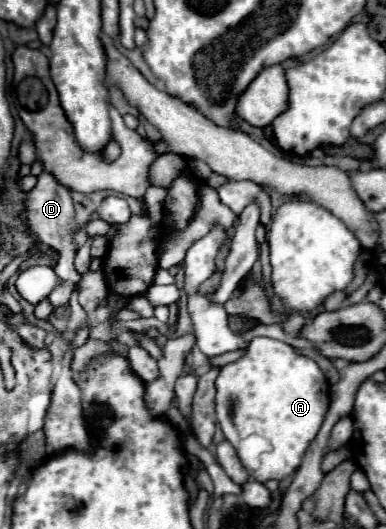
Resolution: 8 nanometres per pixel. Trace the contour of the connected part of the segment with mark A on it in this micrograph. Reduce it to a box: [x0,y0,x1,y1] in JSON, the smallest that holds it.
[216,339,330,483]

